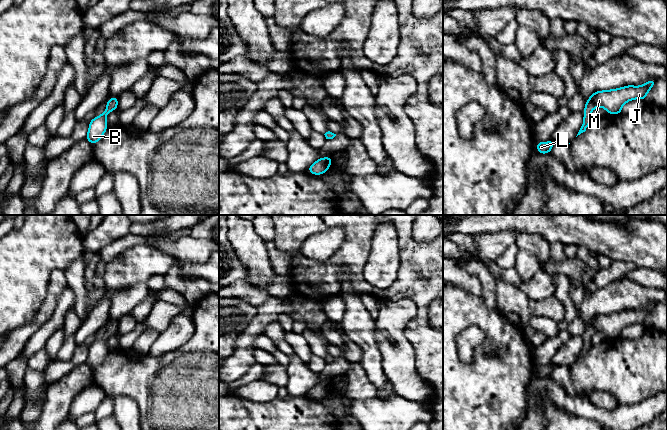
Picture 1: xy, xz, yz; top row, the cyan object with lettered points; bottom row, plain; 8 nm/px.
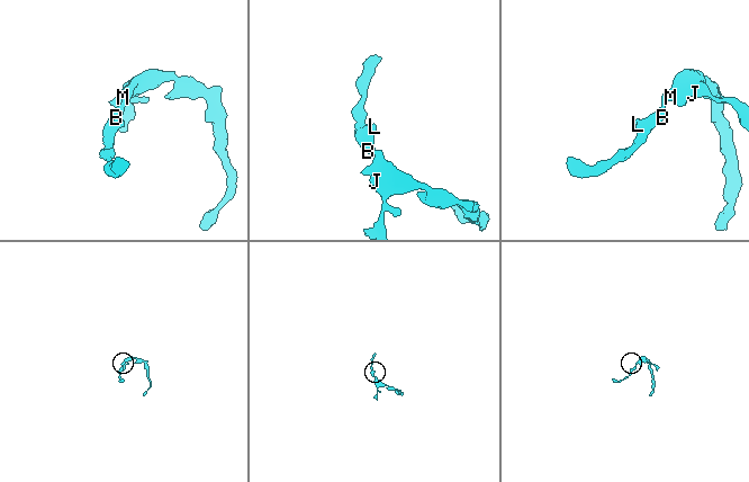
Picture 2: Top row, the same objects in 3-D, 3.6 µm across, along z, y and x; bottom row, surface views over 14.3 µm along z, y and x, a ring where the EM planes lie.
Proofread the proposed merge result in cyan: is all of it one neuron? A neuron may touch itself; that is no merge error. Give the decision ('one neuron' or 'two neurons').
one neuron

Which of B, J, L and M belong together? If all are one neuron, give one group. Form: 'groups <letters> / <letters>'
groups B J L M

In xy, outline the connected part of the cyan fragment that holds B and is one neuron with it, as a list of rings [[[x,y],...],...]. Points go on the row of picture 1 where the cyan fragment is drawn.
[[[114,96],[112,98],[109,98],[107,101],[105,111],[101,115],[96,116],[91,121],[89,121],[88,133],[85,140],[89,141],[91,145],[94,145],[98,141],[100,141],[104,133],[108,129],[107,114],[117,109],[118,97]]]

